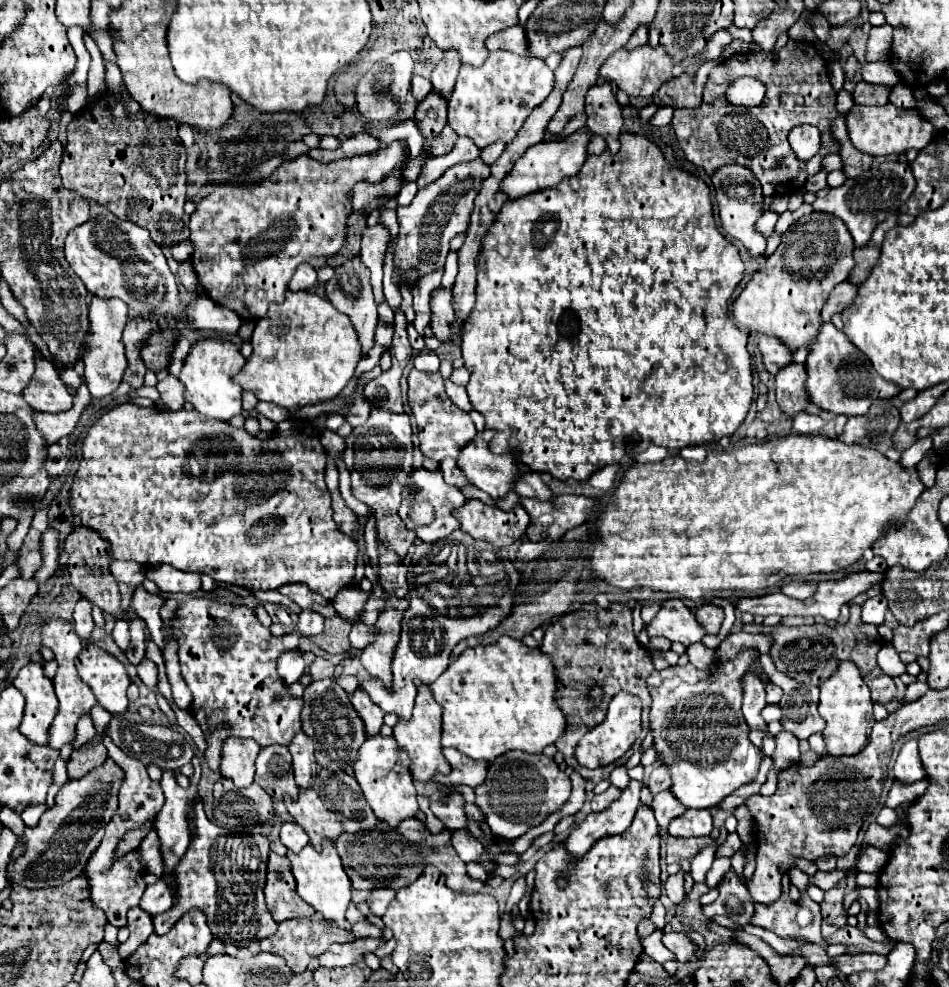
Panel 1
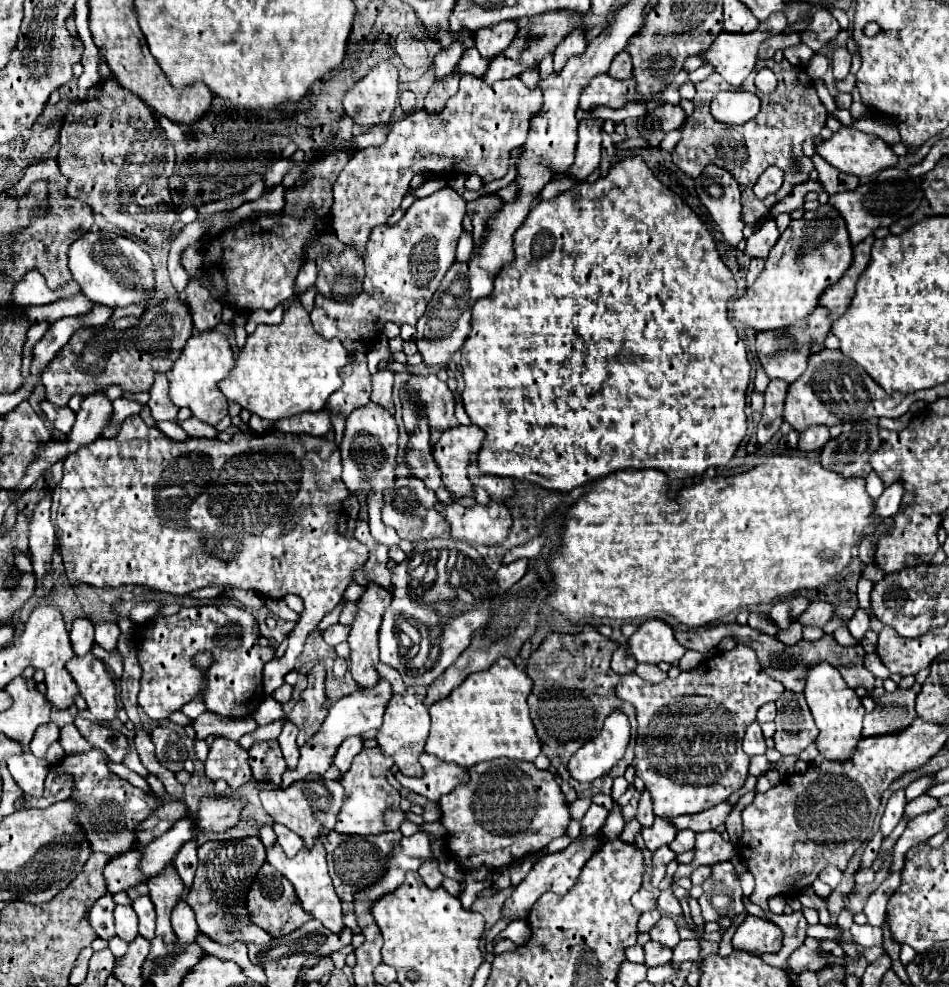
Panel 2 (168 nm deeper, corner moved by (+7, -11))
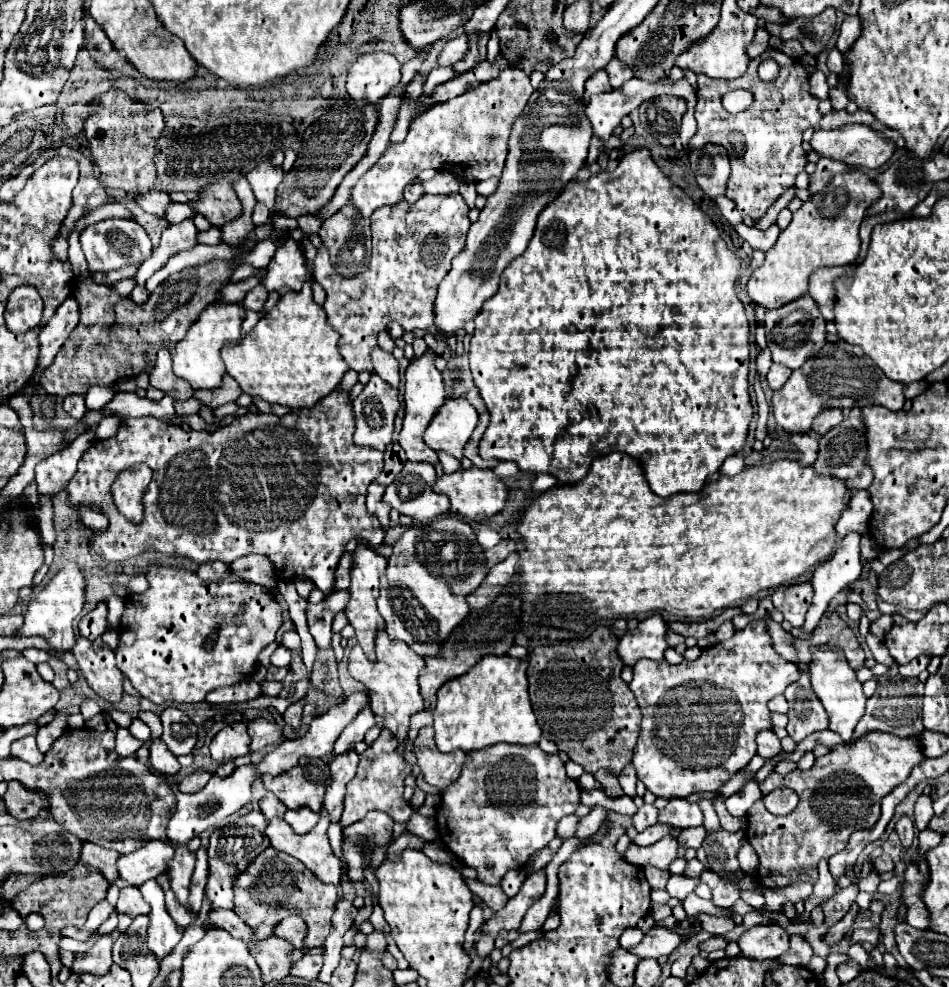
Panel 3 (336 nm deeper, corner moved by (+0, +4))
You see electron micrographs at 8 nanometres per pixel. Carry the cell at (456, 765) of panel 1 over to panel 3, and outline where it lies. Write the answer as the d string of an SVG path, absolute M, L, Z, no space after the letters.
M424 726L420 730L418 738L414 740L414 752L418 758L418 766L422 768L424 780L430 786L444 790L458 780L464 764L464 752L456 750L450 754L442 754L434 744L432 726Z

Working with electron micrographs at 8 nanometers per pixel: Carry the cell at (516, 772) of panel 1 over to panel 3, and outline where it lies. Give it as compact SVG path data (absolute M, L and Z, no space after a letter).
M496 744L496 746L492 746L492 748L484 748L484 750L480 750L480 752L468 752L468 754L466 754L466 762L464 762L464 768L462 768L460 778L456 780L456 784L450 784L450 786L442 792L442 804L440 804L438 812L436 812L436 822L438 822L438 832L440 832L442 842L444 842L466 866L470 866L470 868L476 870L476 878L478 878L480 882L484 882L484 884L498 886L500 880L506 876L506 872L508 872L510 868L514 868L514 870L524 868L524 866L530 862L530 858L532 858L534 852L538 852L538 850L542 850L544 846L548 846L550 840L556 836L556 824L560 822L560 818L566 816L566 814L574 814L578 806L580 806L580 788L578 788L578 784L576 784L574 780L570 780L570 778L566 776L564 764L562 764L562 760L558 758L558 754L546 754L546 752L544 752L540 746L536 746L536 744L532 744L532 746Z

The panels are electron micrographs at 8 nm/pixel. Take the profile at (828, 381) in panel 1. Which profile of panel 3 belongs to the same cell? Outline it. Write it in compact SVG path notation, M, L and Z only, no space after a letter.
M826 344L816 358L808 360L802 368L792 372L784 388L774 390L772 412L782 432L808 434L812 430L814 416L826 408L862 408L872 404L884 406L888 410L900 410L904 406L904 400L904 386L888 380L870 358L854 356L852 352L842 350L838 344Z

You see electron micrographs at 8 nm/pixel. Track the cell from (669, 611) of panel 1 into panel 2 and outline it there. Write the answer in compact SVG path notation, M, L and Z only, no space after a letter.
M647 619L641 623L637 633L633 633L627 641L631 655L637 663L677 663L685 655L685 647L677 643L675 631L667 621Z

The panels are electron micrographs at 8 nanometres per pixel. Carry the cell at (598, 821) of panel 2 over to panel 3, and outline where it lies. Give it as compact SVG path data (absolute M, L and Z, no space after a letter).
M594 806L592 812L588 816L584 816L578 824L578 830L576 830L576 838L578 840L588 840L590 836L594 836L594 832L600 828L600 824L604 822L606 818L606 810L602 806Z

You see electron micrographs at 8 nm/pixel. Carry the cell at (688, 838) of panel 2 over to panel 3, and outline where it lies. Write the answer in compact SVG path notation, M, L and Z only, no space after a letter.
M696 826L696 828L686 828L686 830L682 830L682 834L678 836L678 844L680 844L682 848L696 848L696 850L698 850L698 848L702 846L704 834L706 834L704 826Z

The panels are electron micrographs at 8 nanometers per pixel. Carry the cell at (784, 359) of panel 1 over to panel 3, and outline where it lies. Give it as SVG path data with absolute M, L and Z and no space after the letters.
M808 294L792 300L784 308L768 310L764 326L766 326L766 340L772 352L772 360L792 370L800 368L808 358L816 356L820 348L826 344L826 322L820 310L816 308L816 302Z

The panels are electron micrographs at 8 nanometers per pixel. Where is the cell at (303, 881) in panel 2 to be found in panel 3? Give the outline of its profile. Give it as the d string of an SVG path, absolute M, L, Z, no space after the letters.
M322 814L320 822L306 834L296 834L292 830L292 826L282 820L282 818L274 818L268 822L266 826L266 836L270 838L270 844L272 848L280 850L280 852L286 852L294 858L298 858L302 864L306 864L308 870L312 870L316 876L320 876L320 880L328 882L328 884L334 884L334 886L340 886L340 874L342 874L342 862L334 856L332 848L330 848L330 842L328 842L328 836L326 836L326 830L328 830L328 824L330 824L330 818Z

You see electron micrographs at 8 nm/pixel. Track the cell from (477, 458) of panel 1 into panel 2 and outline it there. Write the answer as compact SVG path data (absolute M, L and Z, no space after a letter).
M475 424L457 425L437 441L433 455L441 467L443 485L455 497L473 495L473 483L467 477L467 467L482 447L485 432Z

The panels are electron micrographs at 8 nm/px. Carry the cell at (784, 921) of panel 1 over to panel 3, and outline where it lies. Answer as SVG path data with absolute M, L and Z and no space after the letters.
M778 924L754 926L738 940L740 954L750 960L776 960L788 950L788 934Z

